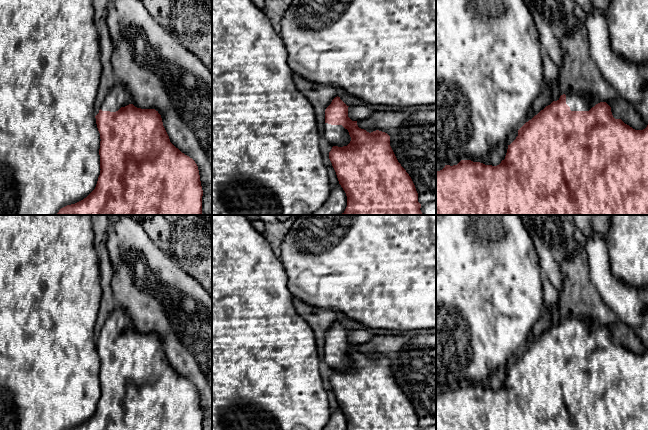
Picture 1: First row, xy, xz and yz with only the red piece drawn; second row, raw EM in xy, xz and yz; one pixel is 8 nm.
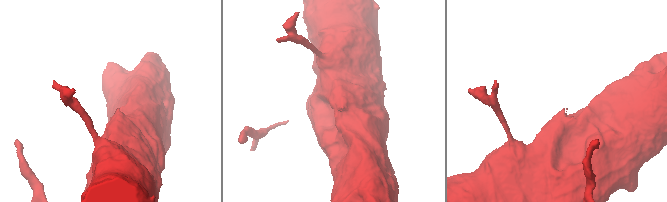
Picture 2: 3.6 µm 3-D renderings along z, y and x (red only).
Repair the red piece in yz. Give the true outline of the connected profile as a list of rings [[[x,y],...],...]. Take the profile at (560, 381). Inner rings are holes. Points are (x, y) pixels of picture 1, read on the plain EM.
[[[574,316],[561,319],[518,354],[518,360],[508,369],[505,383],[497,390],[471,384],[445,389],[436,396],[436,430],[648,430],[648,349],[643,354],[635,354],[621,343],[615,343],[606,326],[594,331],[590,327],[590,323]]]

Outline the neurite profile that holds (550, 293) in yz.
[[[542,274],[542,290],[544,293],[544,308],[549,309],[552,313],[556,312],[558,307],[558,291],[556,288],[550,283],[545,274]]]

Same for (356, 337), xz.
[[[367,329],[349,330],[348,341],[352,345],[360,345],[370,341],[375,336]]]

